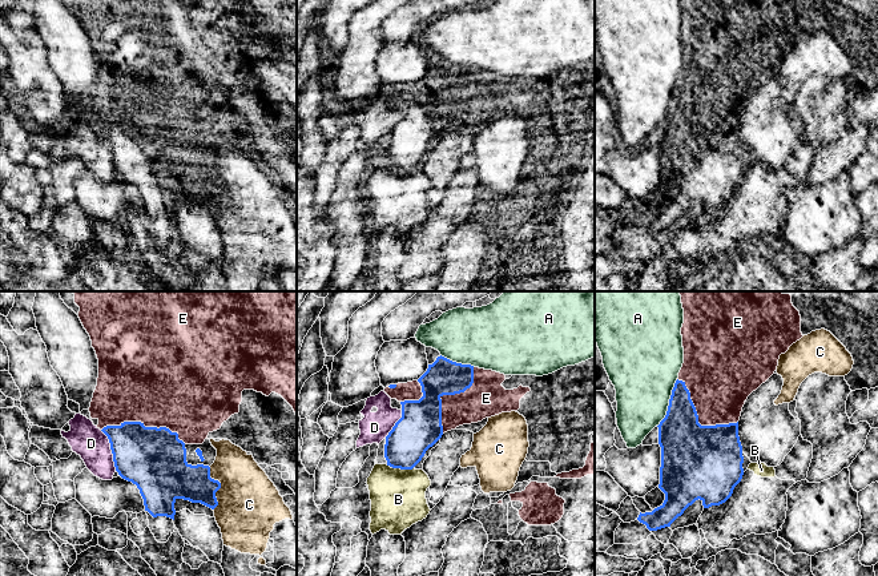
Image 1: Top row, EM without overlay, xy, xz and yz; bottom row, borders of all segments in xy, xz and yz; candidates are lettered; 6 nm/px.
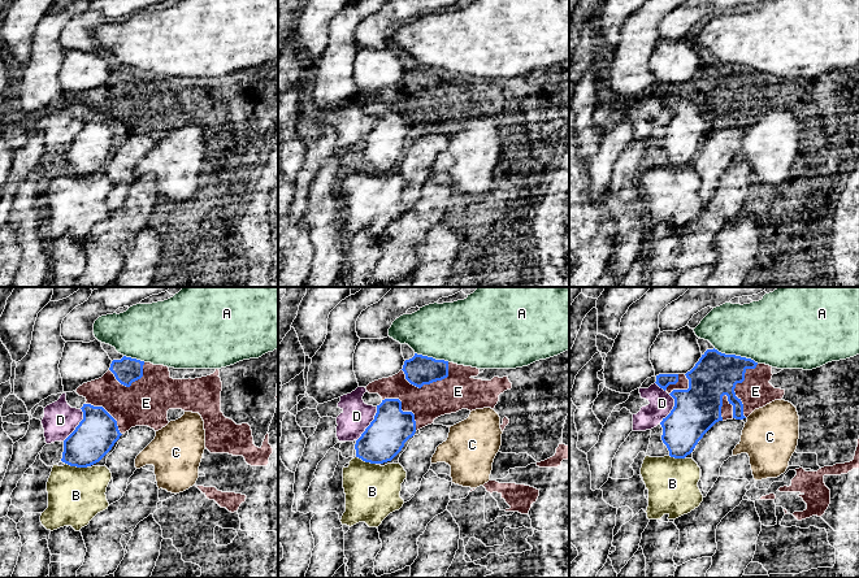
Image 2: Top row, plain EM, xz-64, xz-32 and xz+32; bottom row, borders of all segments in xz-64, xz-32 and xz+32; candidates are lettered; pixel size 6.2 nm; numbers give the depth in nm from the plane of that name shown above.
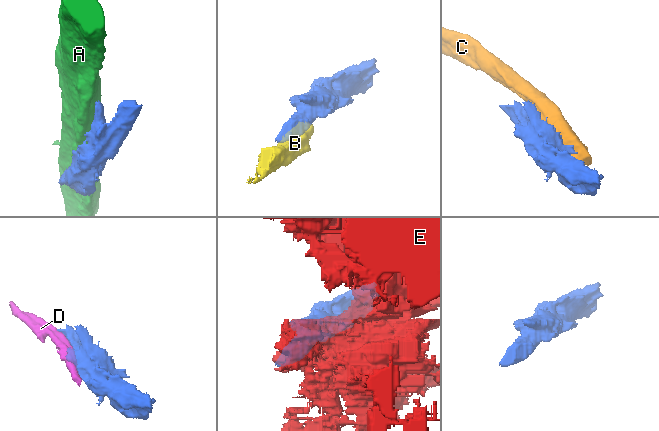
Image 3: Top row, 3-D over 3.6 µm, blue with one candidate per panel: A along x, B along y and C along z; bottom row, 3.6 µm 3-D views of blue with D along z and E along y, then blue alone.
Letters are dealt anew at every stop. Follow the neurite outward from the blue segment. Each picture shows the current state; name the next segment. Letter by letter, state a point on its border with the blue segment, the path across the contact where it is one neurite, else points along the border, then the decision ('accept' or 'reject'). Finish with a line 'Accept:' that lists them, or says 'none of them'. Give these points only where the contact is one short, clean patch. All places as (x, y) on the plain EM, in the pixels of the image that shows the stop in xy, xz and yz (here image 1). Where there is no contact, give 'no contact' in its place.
A: meets blue in yz at (669, 105); reject
B: meets blue in xz at (403, 170); reject
C: meets blue in xy at (220, 189); reject
D: meets blue in xy at (111, 150); reject
E: meets blue in xy at (144, 128); reject
Accept: none of them

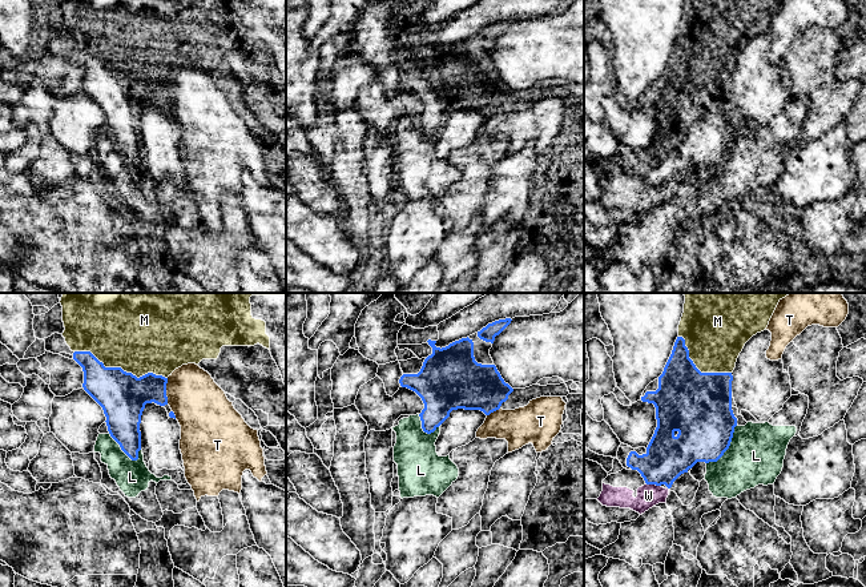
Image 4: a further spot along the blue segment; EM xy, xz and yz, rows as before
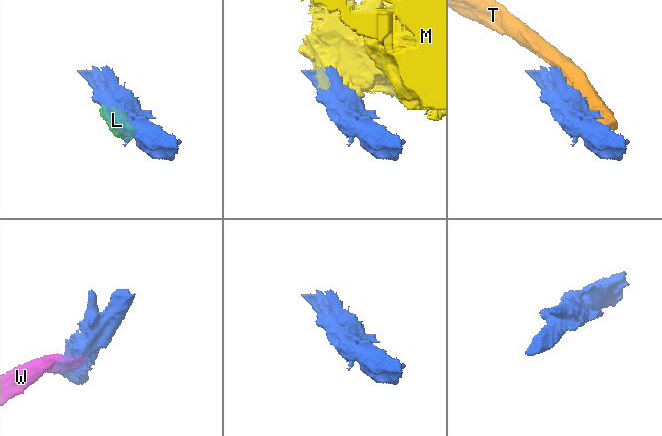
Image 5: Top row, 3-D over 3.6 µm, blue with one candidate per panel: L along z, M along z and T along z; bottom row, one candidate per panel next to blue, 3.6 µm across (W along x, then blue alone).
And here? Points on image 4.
L: meets blue in yz at (728, 149); reject
M: meets blue in xy at (120, 69); reject
T: meets blue in xy at (165, 93); reject
W: meets blue in yz at (653, 185); border along yz (647, 185), (660, 188); reject
Accept: none of them

